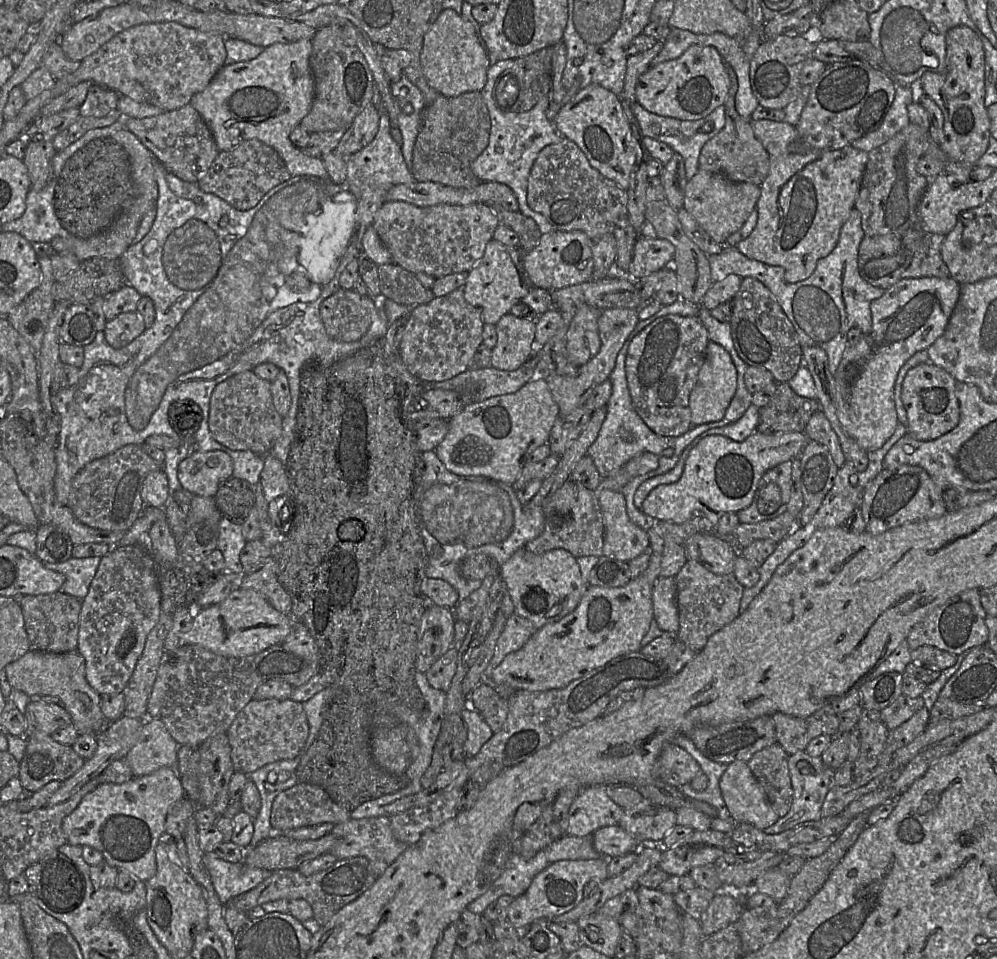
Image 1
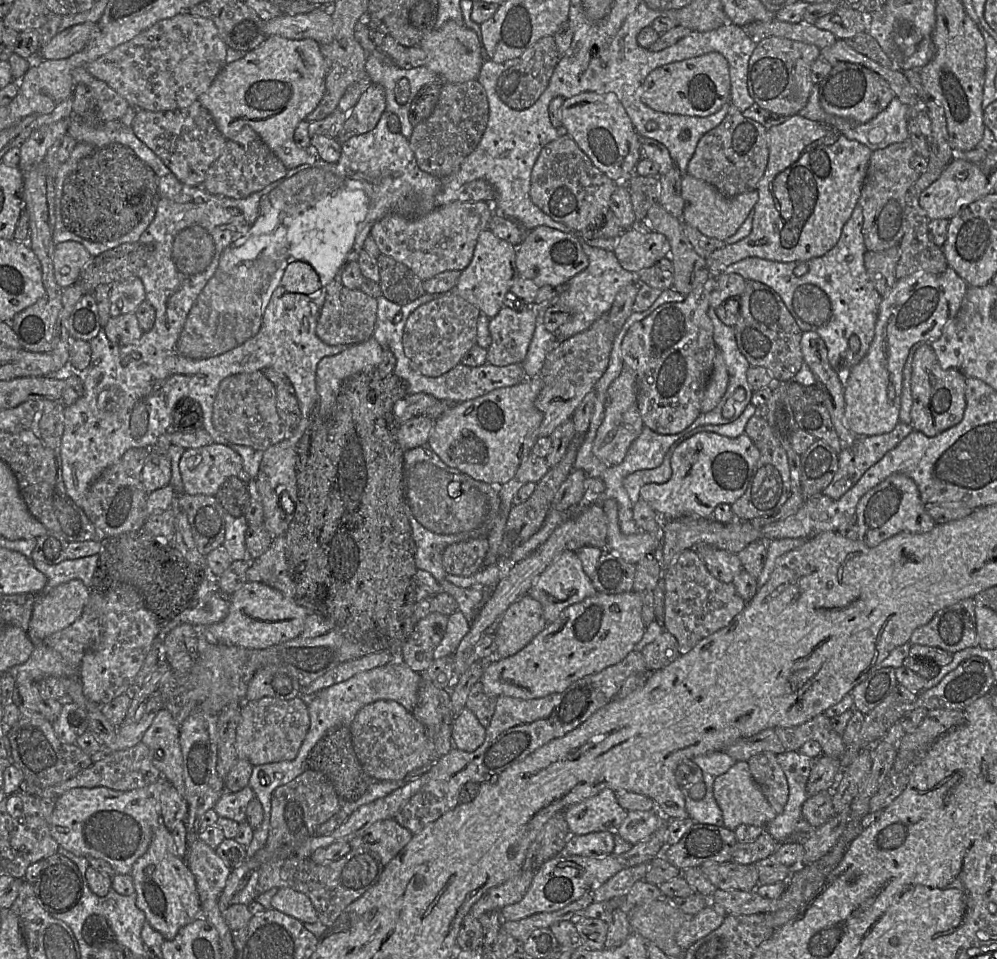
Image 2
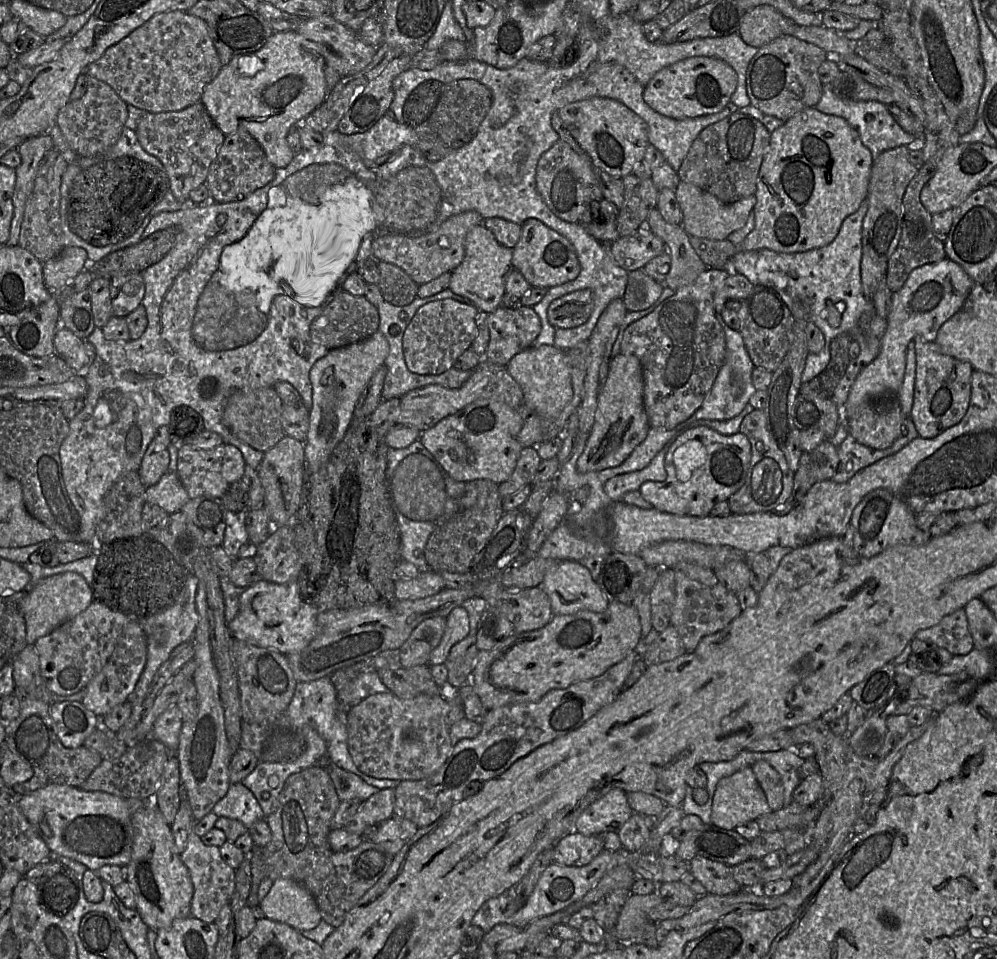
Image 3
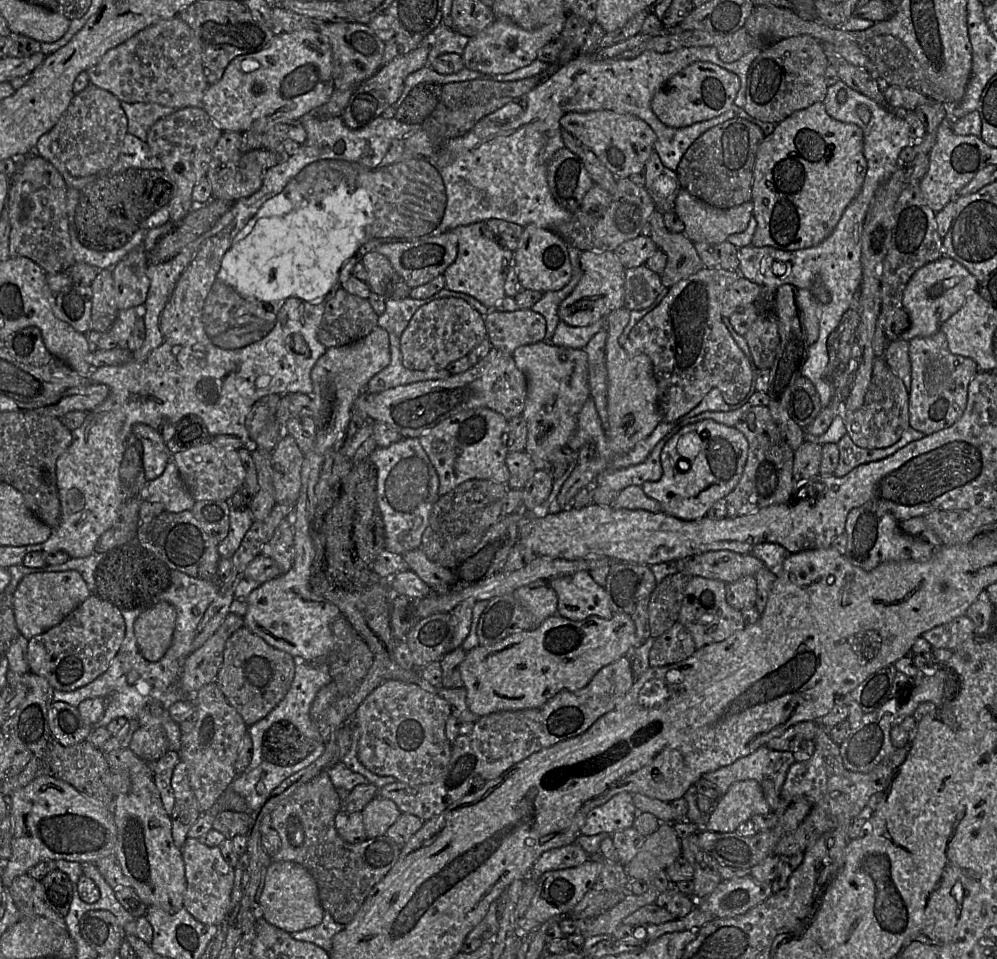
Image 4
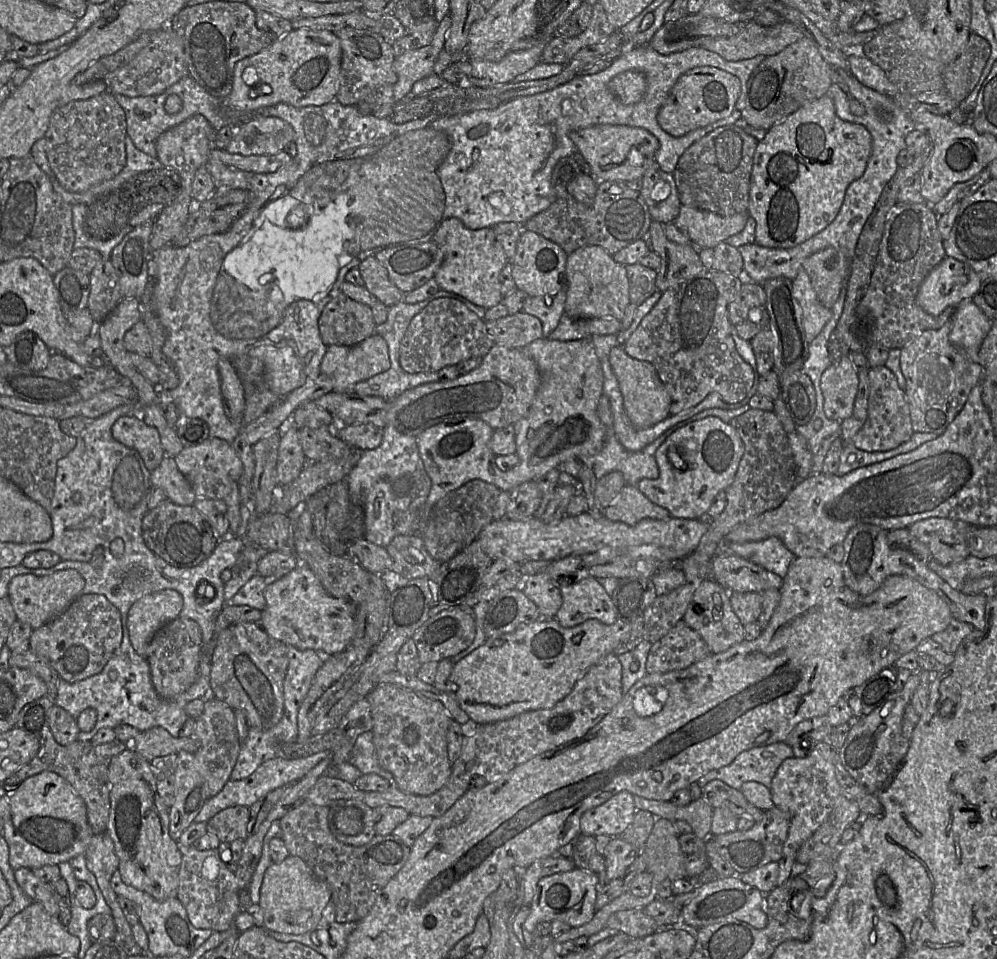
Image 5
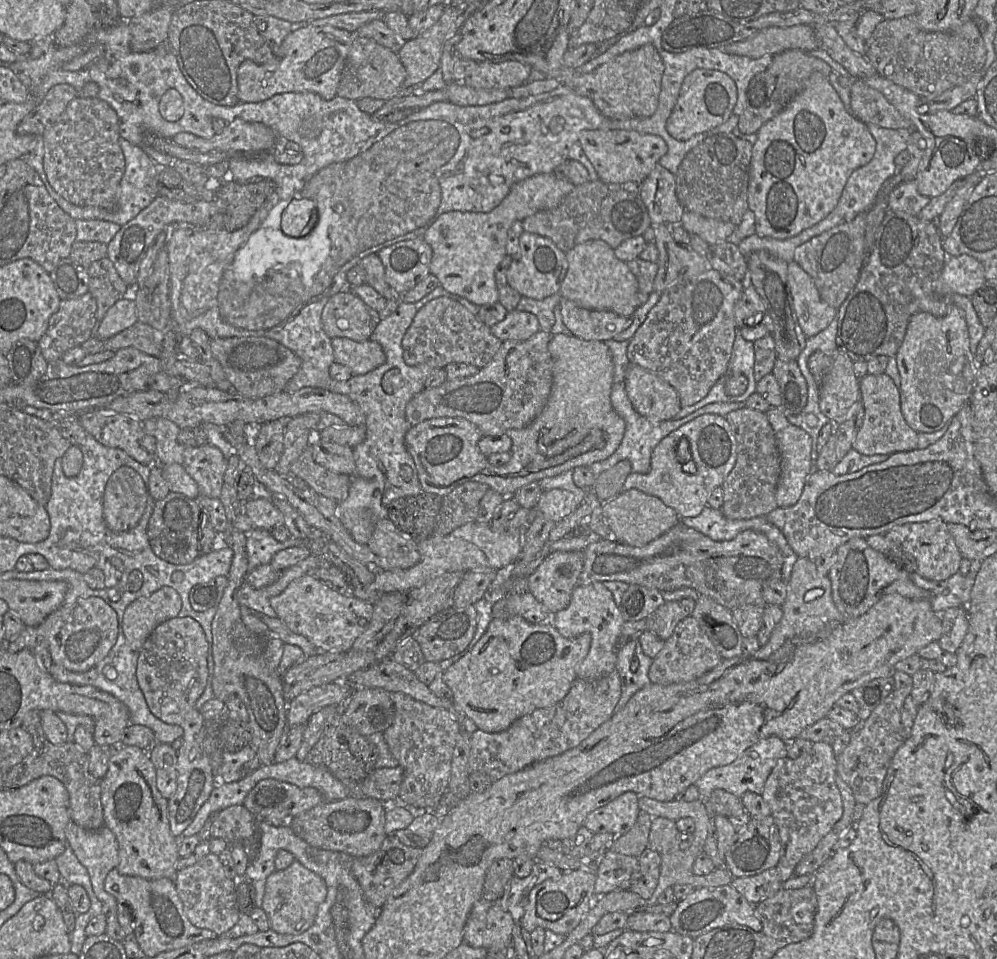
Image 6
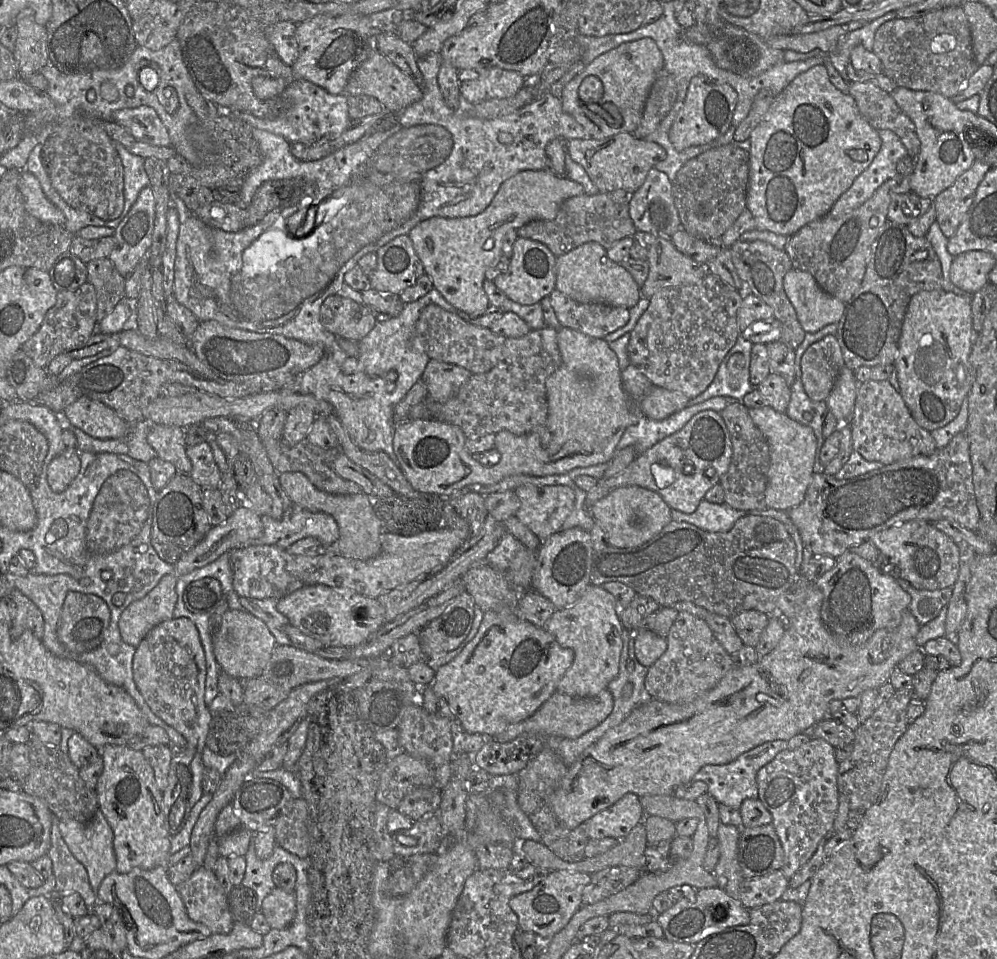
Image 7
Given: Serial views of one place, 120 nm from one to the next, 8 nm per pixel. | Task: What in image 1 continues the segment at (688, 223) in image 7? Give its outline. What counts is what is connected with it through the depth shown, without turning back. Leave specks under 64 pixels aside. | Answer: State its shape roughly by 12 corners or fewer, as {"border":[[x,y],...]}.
{"border":[[727,64],[725,125],[702,147],[699,170],[760,187],[769,154],[735,106]]}

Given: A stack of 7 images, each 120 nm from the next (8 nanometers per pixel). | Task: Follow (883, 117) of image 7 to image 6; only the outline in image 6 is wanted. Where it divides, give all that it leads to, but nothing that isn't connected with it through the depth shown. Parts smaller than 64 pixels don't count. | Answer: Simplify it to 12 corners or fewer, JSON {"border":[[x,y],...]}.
{"border":[[852,81],[850,111],[862,123],[913,130],[879,91]]}

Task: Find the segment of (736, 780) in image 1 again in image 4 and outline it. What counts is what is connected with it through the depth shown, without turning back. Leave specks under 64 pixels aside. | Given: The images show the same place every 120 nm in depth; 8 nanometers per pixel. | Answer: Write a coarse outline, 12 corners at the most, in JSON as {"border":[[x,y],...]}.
{"border":[[738,781],[701,829],[735,832],[772,810],[757,781]]}

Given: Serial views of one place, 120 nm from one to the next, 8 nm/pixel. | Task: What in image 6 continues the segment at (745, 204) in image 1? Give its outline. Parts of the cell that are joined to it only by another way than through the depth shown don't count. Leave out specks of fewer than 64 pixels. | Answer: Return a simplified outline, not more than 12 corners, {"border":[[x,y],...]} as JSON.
{"border":[[683,212],[680,226],[709,246],[727,242],[731,223]]}

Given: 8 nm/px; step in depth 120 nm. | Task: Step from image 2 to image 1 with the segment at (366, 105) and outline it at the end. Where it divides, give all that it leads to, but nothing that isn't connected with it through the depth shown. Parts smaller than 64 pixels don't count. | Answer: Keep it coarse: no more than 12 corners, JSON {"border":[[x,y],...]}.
{"border":[[368,104],[353,120],[335,152],[350,156],[376,136],[380,114]]}

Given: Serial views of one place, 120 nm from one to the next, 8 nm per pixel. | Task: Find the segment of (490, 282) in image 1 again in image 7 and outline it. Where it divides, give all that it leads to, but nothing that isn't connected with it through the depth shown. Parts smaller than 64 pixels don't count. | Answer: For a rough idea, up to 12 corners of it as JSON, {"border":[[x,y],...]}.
{"border":[[544,170],[504,181],[478,215],[407,236],[434,289],[477,318],[506,234],[553,220],[582,186]]}

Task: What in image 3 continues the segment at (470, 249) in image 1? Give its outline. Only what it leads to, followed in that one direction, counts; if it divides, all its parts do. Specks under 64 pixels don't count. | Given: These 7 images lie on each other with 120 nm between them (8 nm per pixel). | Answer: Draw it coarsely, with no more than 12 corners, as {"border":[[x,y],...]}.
{"border":[[476,211],[411,237],[382,234],[371,243],[378,261],[417,284],[452,272],[465,255]]}

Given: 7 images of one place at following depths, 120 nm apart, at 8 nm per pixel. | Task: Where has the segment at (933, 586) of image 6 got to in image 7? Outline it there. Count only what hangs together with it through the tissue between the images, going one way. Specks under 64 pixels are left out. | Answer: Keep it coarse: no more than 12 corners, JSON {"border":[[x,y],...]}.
{"border":[[896,580],[910,595],[908,610],[921,626],[936,618],[953,588],[919,590]]}

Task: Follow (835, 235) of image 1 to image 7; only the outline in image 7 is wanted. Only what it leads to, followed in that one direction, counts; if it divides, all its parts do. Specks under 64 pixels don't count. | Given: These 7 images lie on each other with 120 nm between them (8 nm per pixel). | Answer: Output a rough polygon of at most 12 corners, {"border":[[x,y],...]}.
{"border":[[824,65],[749,138],[746,208],[791,236],[881,139]]}

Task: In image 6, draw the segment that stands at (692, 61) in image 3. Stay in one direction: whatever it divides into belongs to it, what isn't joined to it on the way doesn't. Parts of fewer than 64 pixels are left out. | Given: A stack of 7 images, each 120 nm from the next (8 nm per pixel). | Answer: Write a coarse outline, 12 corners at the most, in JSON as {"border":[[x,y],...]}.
{"border":[[727,74],[684,78],[665,129],[686,141],[726,122],[737,88]]}

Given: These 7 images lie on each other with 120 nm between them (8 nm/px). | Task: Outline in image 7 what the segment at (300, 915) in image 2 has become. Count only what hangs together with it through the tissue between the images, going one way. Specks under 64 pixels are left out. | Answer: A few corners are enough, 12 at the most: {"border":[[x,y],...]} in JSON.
{"border":[[275,887],[261,913],[273,929],[285,929],[296,914],[294,892]]}

